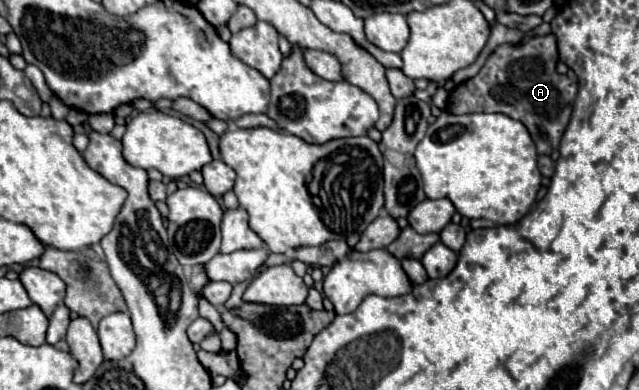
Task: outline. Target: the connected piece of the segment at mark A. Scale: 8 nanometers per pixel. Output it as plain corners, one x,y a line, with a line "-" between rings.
554,35
532,37
524,45
500,45
484,63
480,73
454,89
448,99
448,111
466,113
504,113
526,125
540,155
550,155
560,143
570,121
572,101
578,93
576,81
556,71
558,43

